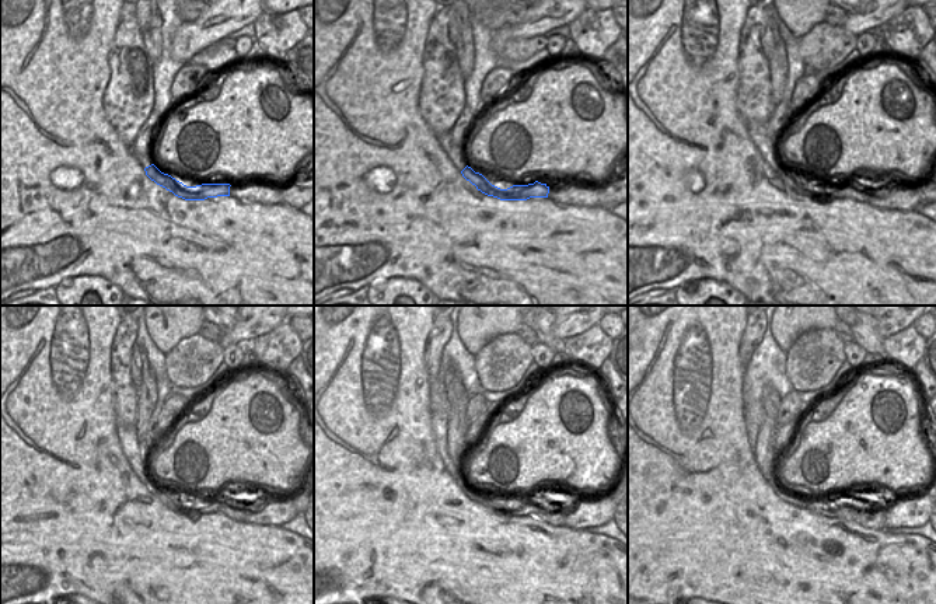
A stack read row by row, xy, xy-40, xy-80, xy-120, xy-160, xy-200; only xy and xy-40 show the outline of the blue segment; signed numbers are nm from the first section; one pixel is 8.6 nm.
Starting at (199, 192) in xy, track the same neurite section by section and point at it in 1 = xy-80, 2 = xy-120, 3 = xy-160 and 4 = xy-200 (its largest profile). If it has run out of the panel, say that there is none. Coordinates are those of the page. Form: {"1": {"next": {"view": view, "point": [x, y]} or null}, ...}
{"1": {"next": {"view": "xy-80", "point": [852, 191]}}, "2": {"next": {"view": "xy-120", "point": [223, 506]}}, "3": {"next": {"view": "xy-160", "point": [554, 517]}}, "4": {"next": {"view": "xy-200", "point": [869, 519]}}}

